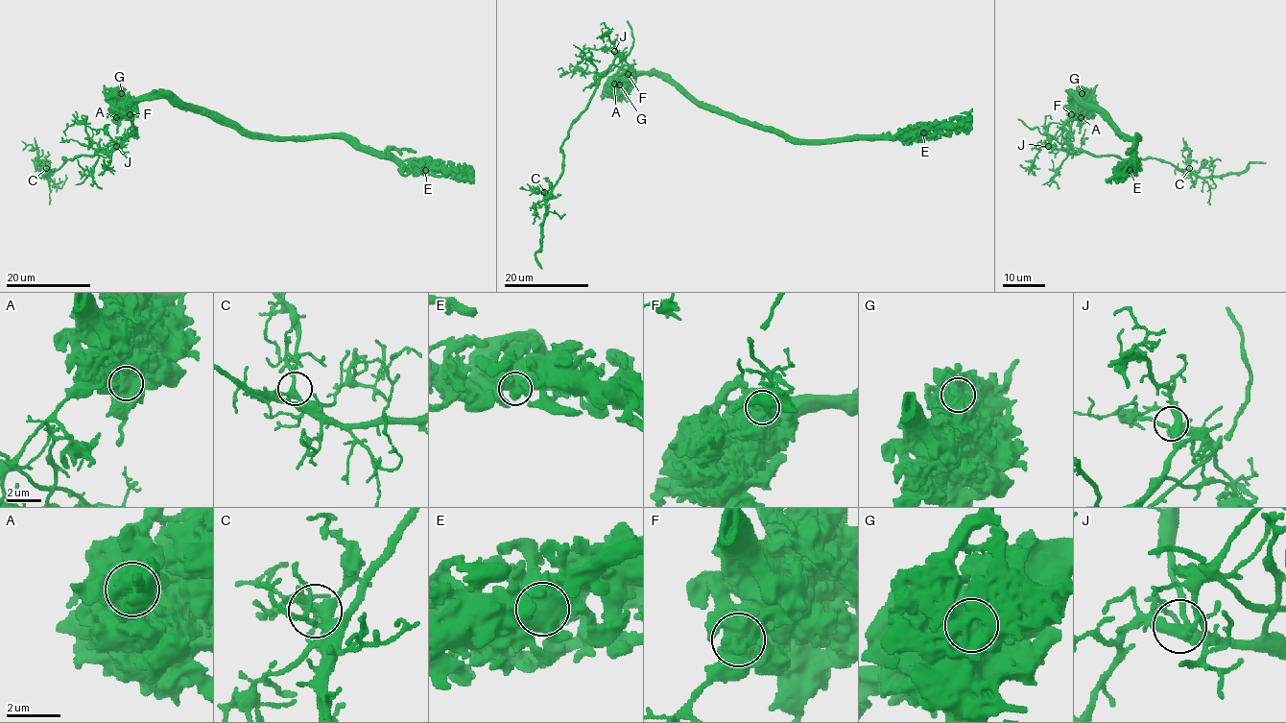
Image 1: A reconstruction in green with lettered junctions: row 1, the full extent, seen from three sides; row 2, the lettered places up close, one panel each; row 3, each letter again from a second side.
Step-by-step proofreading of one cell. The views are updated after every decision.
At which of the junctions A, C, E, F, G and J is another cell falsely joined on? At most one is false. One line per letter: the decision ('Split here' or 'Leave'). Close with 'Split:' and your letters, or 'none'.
A: Leave
C: Leave
E: Leave
F: Split here
G: Leave
J: Leave
Split: F

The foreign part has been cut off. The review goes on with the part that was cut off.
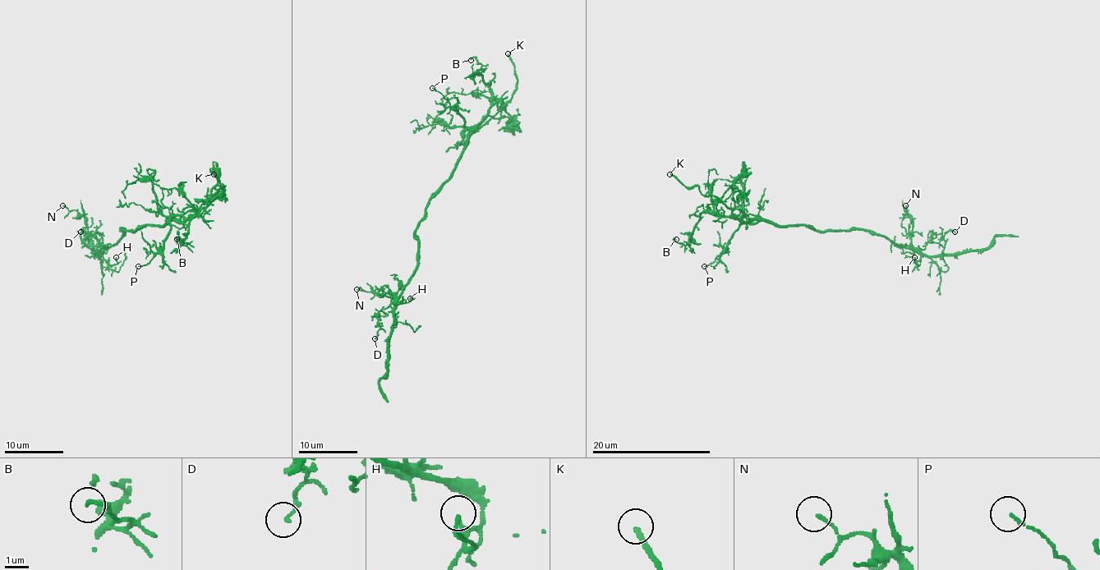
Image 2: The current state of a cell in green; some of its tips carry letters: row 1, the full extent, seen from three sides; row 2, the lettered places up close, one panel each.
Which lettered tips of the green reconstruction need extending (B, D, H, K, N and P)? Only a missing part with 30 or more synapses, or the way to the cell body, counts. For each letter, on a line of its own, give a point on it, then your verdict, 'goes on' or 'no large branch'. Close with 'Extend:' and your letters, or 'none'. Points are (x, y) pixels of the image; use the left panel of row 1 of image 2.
B: at (177, 239); no large branch
D: at (80, 232); no large branch
H: at (116, 257); no large branch
K: at (214, 174); goes on
N: at (62, 205); no large branch
P: at (138, 266); no large branch
Extend: K

